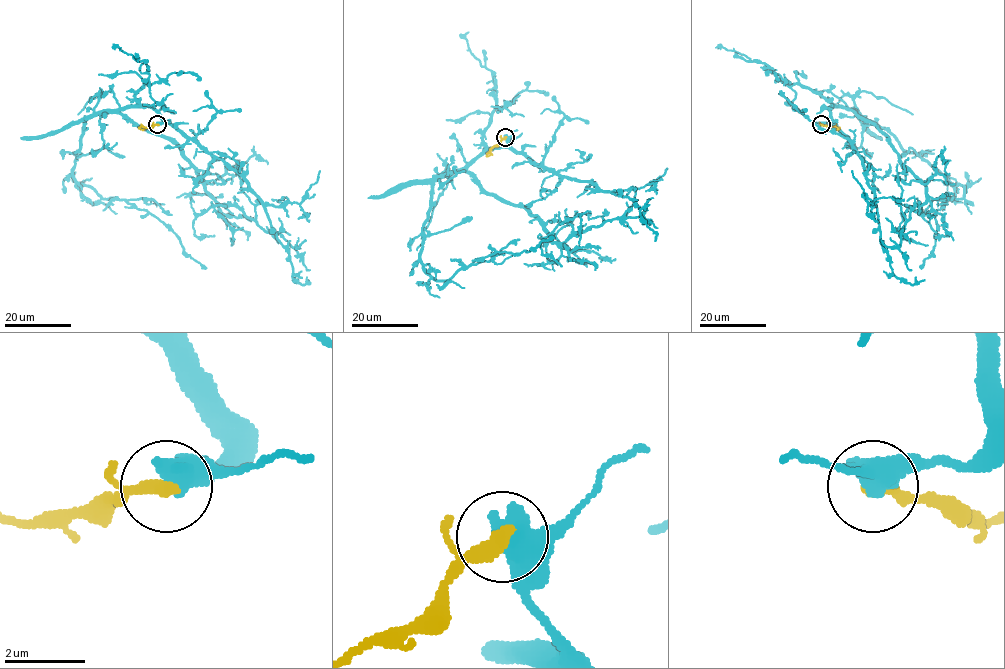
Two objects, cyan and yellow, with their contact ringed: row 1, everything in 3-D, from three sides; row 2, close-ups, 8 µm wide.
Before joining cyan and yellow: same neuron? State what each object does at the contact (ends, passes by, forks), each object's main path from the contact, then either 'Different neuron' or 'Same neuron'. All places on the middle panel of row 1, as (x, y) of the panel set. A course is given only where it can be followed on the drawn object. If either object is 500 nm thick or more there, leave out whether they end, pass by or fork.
Course of cyan: (505, 137), (509, 147), (489, 148), (433, 182), (422, 267), (448, 280), (477, 259), (527, 252), (554, 238). Course of yellow: (505, 137), (490, 149), (491, 154), (488, 156). Different neuron

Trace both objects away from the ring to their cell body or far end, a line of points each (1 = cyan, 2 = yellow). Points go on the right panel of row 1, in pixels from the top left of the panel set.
1: (821, 124), (832, 107), (858, 112), (963, 186), (962, 198), (946, 200), (935, 212), (933, 251), (921, 268)
2: (821, 124), (839, 129)

